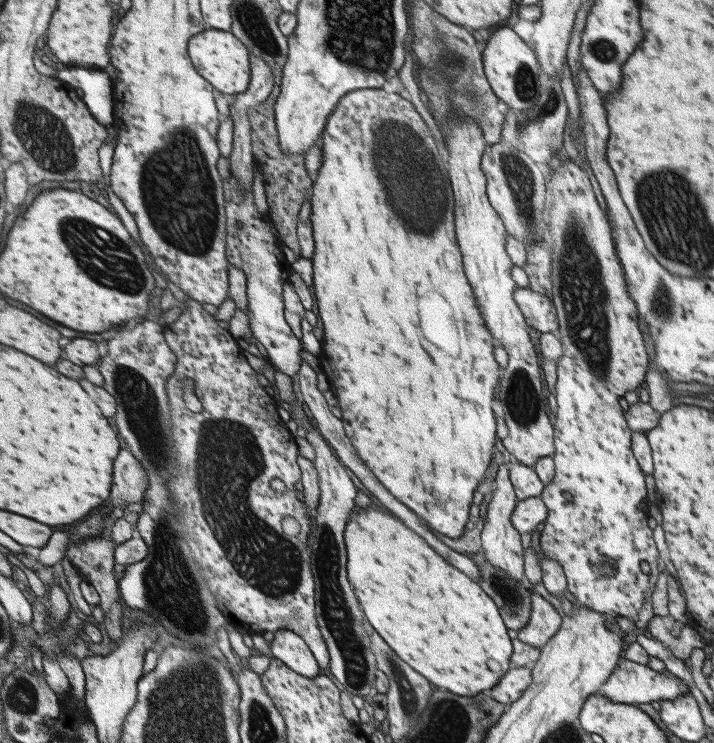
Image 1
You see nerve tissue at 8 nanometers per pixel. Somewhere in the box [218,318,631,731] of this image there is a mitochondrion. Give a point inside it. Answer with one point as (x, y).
(337, 613)

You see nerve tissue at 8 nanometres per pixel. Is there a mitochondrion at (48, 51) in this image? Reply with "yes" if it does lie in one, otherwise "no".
no

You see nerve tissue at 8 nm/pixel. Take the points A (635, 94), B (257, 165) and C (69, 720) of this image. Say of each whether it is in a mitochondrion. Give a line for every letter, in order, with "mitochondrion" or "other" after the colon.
A: other
B: other
C: other

